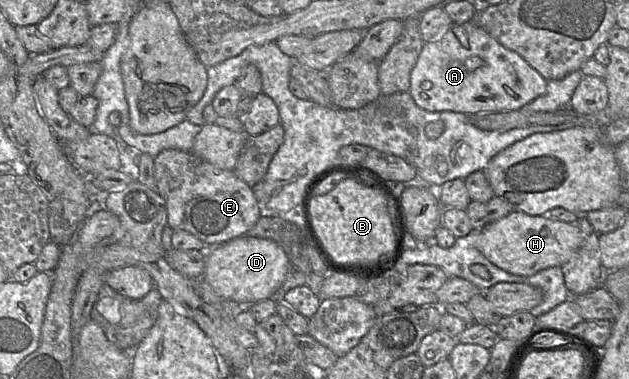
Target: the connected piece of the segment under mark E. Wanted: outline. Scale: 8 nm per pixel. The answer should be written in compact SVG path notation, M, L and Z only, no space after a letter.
M166 149L154 157L157 193L165 200L167 225L185 230L207 246L216 246L245 235L261 217L252 187L234 172L205 161L192 151Z

